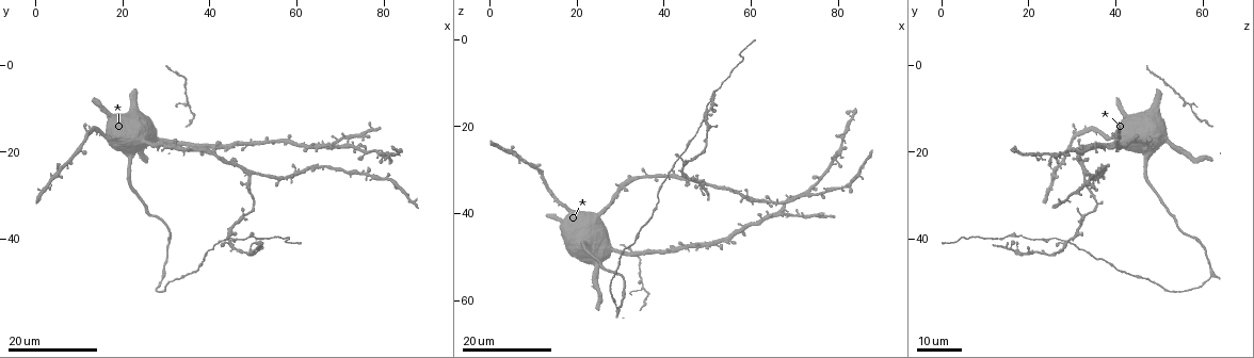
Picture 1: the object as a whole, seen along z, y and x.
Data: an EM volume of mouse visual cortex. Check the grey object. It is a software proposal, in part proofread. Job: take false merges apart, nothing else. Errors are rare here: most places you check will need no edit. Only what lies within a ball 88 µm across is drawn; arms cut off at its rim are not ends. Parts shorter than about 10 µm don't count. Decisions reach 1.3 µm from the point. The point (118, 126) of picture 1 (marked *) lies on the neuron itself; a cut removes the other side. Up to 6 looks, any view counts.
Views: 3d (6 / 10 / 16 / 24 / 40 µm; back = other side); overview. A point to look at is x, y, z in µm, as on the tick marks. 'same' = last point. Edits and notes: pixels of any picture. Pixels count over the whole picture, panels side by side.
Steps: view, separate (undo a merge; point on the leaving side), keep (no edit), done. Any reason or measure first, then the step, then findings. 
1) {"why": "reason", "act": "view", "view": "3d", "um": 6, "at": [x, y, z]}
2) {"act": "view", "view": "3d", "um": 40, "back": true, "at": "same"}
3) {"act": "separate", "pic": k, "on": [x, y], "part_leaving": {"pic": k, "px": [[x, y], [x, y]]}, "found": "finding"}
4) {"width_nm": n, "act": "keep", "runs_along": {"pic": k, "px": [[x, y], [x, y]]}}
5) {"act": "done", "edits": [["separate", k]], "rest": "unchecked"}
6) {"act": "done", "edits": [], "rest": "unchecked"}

{"why": "sudden change in width", "act": "view", "view": "3d", "um": 24, "at": [34.0, 48.0, 44.5]}

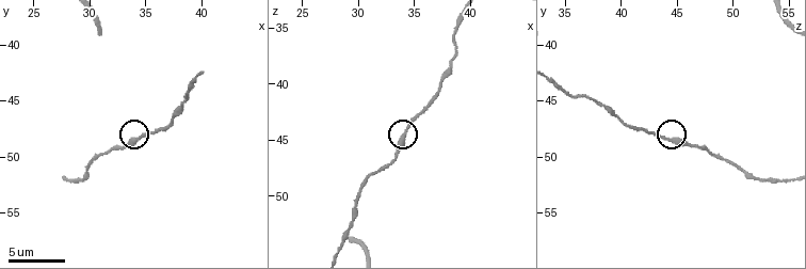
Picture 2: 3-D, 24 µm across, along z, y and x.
{"act": "view", "view": "3d", "um": 6, "at": [34.0, 48.4, 44.4]}

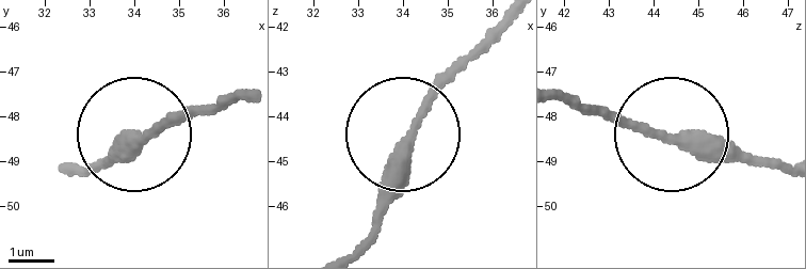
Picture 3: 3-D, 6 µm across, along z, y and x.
{"width_nm": 310, "act": "keep", "runs_along": {"pic": 3, "px": [[86, 165], [236, 97]]}, "found": "continuous, no second neuron"}

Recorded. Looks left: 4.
{"why": "calibre changes", "act": "view", "view": "3d", "um": 24, "at": [46.5, 40.0, 23.5]}

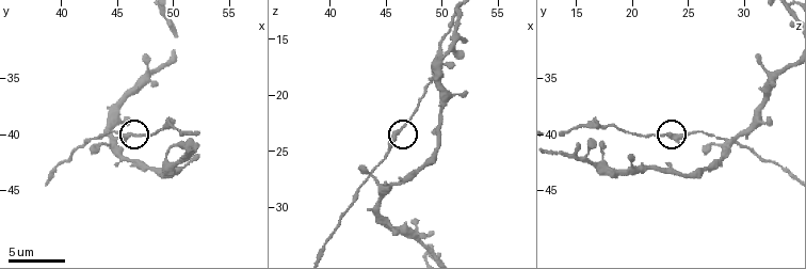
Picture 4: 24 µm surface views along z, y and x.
{"why": "zoom in", "act": "view", "view": "3d", "um": 10, "at": [46.4, 40.2, 23.0]}

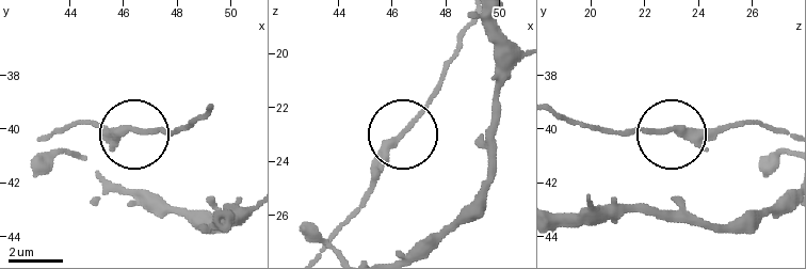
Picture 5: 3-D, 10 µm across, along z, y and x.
{"width_nm": 240, "act": "keep", "runs_along": {"pic": 5, "px": [[786, 132], [752, 124], [609, 130]]}, "found": "one neuron here"}

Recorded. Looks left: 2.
{"why": "three arms meet", "act": "view", "view": "3d", "um": 24, "at": [49.0, 26.0, 33.5]}

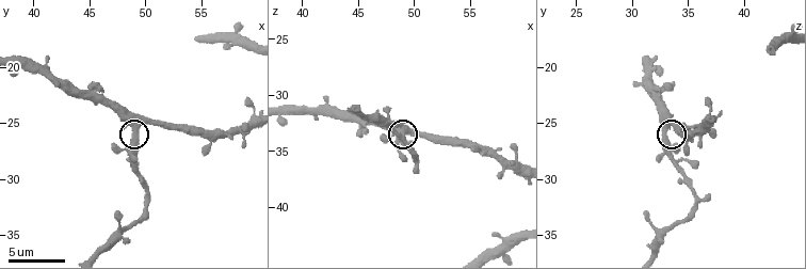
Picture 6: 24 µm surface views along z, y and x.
{"act": "view", "view": "3d", "um": 6, "at": [49.0, 25.2, 33.0]}

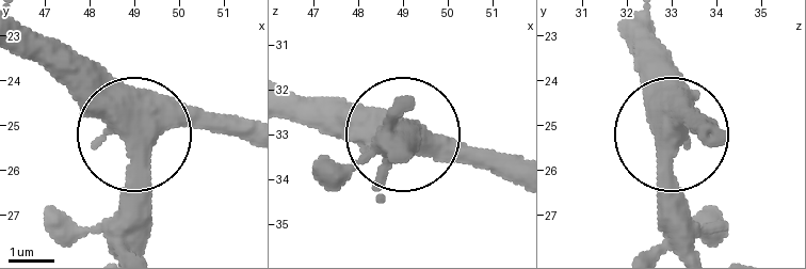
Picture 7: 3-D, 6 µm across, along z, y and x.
{"arms": 3, "act": "keep", "runs_along": {"pic": 7, "px": [[632, 20], [644, 100], [666, 146], [666, 246]]}, "found": "one neuron here"}

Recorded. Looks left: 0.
{"act": "done", "edits": [], "rest": "unchecked"}

